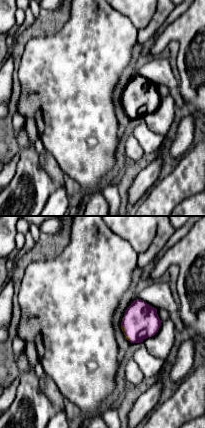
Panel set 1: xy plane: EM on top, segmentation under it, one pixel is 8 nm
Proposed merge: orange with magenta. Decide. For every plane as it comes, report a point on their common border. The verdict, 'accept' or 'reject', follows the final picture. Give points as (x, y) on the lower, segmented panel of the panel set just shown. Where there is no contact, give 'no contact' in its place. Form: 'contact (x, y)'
contact (124, 332)

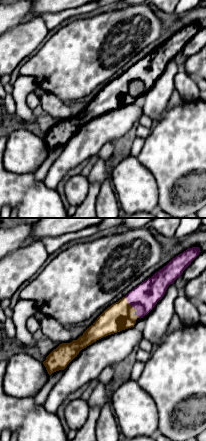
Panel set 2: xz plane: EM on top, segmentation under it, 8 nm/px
contact (129, 304)

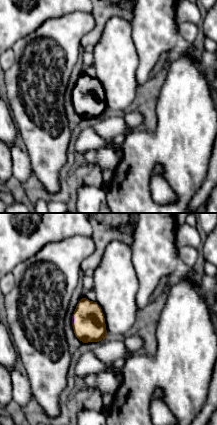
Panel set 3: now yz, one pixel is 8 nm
contact (76, 319)

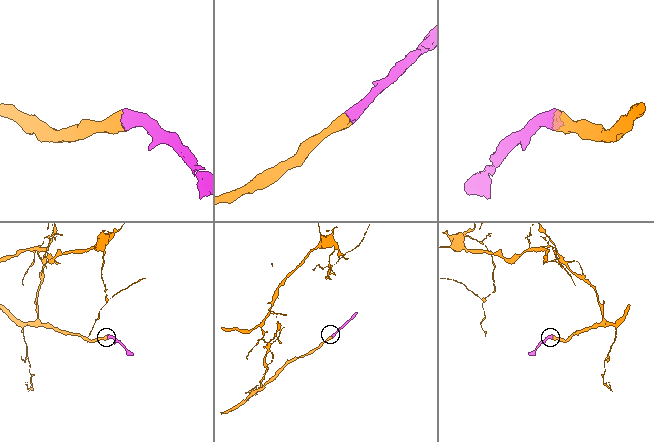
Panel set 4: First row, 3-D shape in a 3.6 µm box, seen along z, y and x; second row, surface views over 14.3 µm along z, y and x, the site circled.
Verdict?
accept

